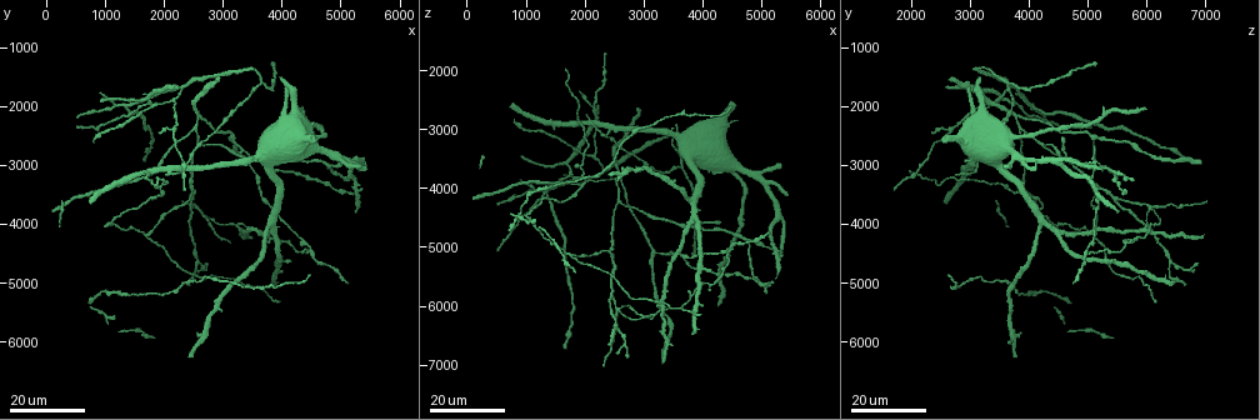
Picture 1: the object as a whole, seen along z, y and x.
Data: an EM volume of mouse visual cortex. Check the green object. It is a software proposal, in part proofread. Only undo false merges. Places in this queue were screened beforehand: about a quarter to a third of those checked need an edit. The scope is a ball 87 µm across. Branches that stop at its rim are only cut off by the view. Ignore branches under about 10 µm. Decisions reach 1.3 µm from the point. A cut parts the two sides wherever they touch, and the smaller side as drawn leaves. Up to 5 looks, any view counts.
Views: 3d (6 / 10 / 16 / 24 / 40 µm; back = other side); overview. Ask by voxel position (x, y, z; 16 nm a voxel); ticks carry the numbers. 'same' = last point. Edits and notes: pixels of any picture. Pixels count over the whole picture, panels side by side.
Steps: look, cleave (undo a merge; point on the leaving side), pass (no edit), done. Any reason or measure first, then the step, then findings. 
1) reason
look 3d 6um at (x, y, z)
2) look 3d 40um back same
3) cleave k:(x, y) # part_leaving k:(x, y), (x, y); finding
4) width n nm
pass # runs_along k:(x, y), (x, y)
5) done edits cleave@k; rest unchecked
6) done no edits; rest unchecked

four or more arms meet
look 3d 24um at (2550, 3750, 6100)

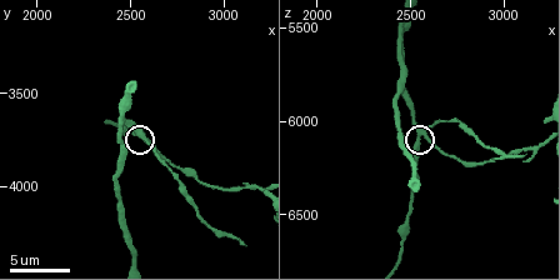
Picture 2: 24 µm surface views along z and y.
look 3d 6um at (2560, 3740, 6080)

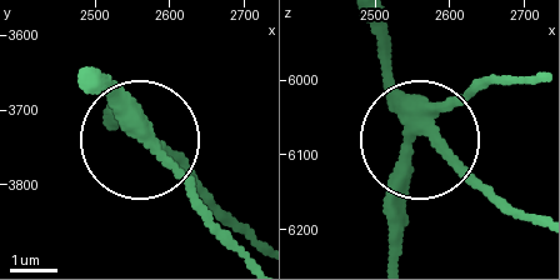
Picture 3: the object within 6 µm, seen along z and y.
pass # runs_along 3:(370, 29), (390, 100), (419, 133), (399, 256); one neuron here

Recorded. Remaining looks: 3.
two arms in line, one across
look 3d 16um at (1700, 4200, 5100)

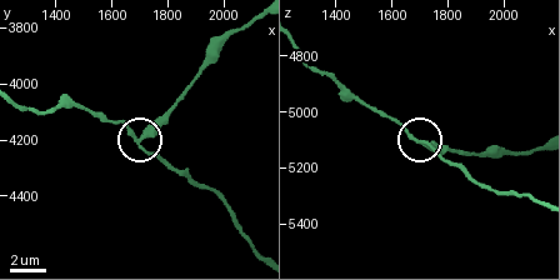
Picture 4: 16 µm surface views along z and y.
zoom in
look 3d 10um at (1700, 4200, 5110)

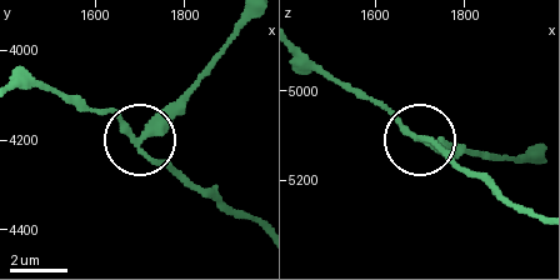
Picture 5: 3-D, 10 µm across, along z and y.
width 180 nm
cleave 5:(166, 164) # part_leaving 5:(130, 134), (54, 91), (25, 86); a second neuron is stuck on

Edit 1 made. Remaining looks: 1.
done edits cleave@5; rest unchecked

